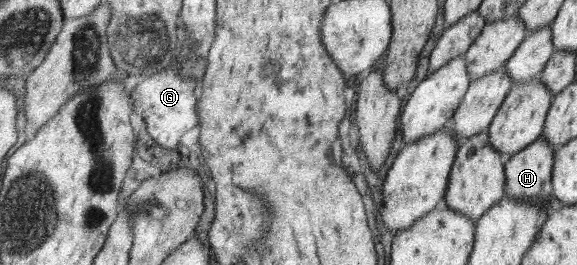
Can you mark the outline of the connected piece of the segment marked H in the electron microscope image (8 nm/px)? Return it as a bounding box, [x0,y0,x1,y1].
[505,137,555,204]

